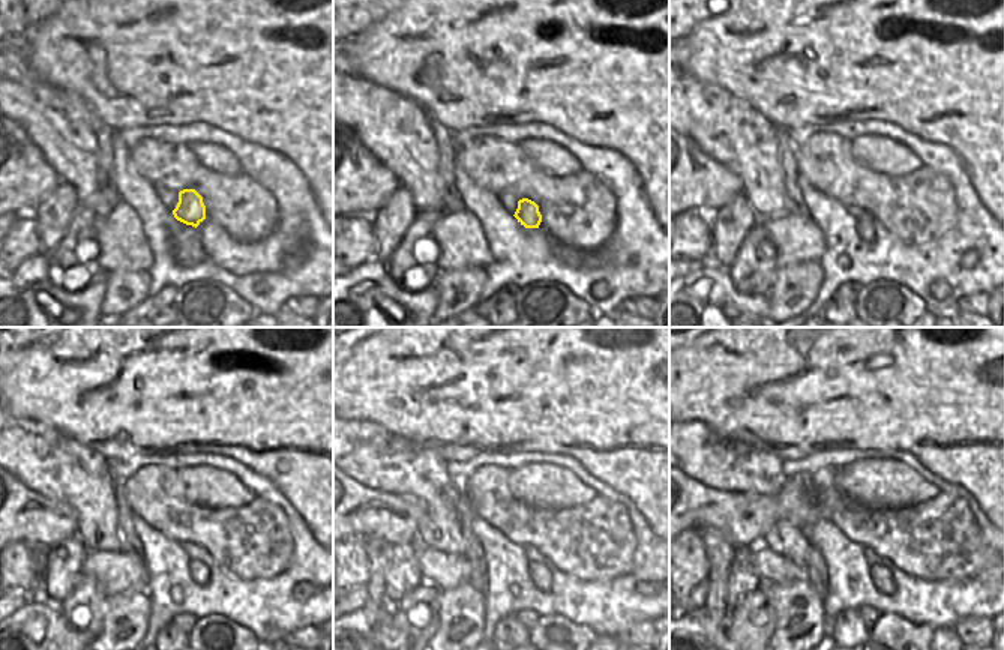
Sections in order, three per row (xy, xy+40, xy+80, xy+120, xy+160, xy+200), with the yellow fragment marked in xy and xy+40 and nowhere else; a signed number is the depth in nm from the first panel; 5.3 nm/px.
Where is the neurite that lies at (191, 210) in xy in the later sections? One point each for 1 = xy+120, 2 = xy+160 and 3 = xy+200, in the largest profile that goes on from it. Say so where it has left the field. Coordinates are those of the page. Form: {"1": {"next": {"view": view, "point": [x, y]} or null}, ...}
{"1": {"next": {"view": "xy+120", "point": [198, 571]}}, "2": {"next": {"view": "xy+160", "point": [539, 574]}}, "3": {"next": {"view": "xy+200", "point": [880, 577]}}}

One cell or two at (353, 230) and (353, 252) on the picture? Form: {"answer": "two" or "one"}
{"answer": "one"}

